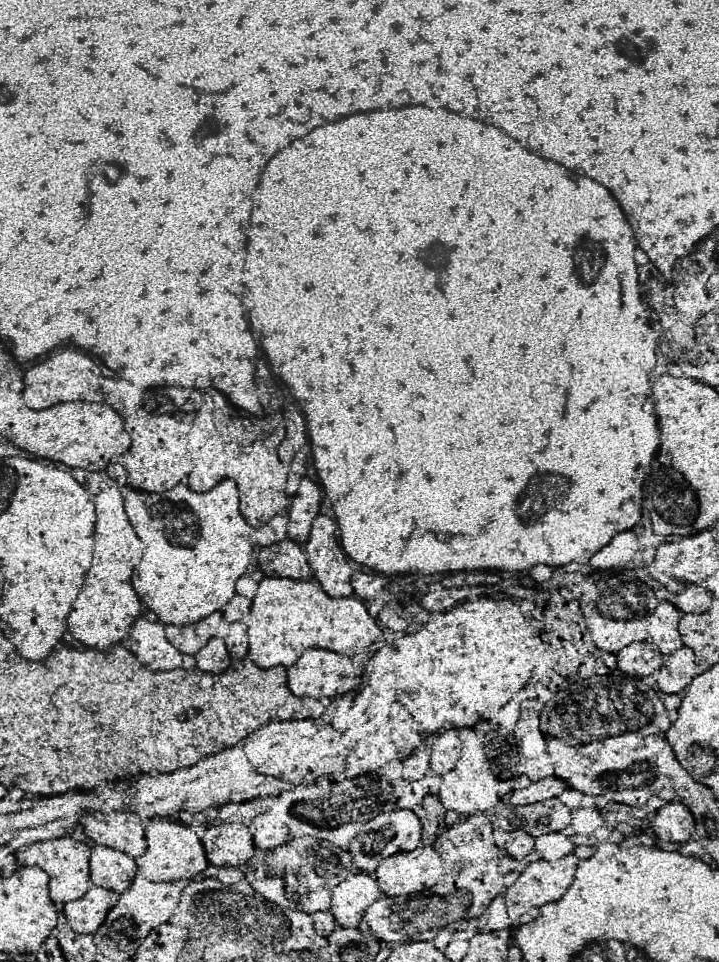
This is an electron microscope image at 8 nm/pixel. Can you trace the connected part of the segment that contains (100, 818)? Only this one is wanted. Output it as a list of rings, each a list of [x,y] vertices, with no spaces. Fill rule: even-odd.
[[[88,813],[80,819],[80,825],[84,835],[96,845],[128,853],[134,859],[140,857],[146,849],[142,825],[134,813]]]

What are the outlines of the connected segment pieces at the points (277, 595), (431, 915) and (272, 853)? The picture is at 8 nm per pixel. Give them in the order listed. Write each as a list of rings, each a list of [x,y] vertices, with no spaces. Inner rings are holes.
[[[312,575],[308,579],[264,577],[252,599],[252,607],[244,617],[244,625],[248,631],[248,657],[260,667],[294,665],[308,647],[352,657],[382,637],[382,629],[372,621],[362,599],[332,599]]]
[[[470,815],[460,823],[448,825],[438,833],[432,847],[444,865],[444,875],[432,889],[402,897],[380,897],[364,911],[364,923],[378,941],[410,943],[432,941],[438,933],[454,935],[462,919],[476,919],[496,895],[506,891],[504,879],[496,871],[500,851],[492,839],[490,821],[484,815]]]
[[[300,837],[284,843],[278,849],[266,851],[264,859],[252,861],[244,879],[248,885],[266,901],[280,905],[286,899],[288,911],[314,913],[330,907],[332,889],[344,879],[344,871],[352,869],[352,859],[348,851],[328,843],[326,839]],[[312,847],[314,847],[314,867],[312,867]]]

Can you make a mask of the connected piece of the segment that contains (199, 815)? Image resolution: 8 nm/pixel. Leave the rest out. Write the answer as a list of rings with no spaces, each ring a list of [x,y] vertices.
[[[206,809],[206,811],[180,811],[180,819],[186,825],[204,825],[216,817],[216,809]]]

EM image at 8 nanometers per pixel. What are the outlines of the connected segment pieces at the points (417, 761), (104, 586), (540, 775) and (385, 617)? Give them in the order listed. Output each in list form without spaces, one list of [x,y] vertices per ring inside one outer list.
[[[414,751],[402,761],[402,777],[408,781],[422,779],[426,771],[428,771],[428,755],[424,755],[422,751]]]
[[[106,488],[92,497],[92,503],[98,513],[94,525],[92,567],[84,577],[78,599],[69,608],[66,626],[85,647],[109,652],[139,616],[140,601],[132,587],[132,571],[142,559],[142,543],[126,523],[124,505],[117,491]]]
[[[542,753],[540,757],[532,759],[532,761],[524,761],[522,763],[522,773],[530,779],[530,781],[540,781],[552,775],[552,765],[550,765],[550,757],[546,753]]]
[[[382,611],[382,613],[380,613],[380,621],[382,621],[382,625],[384,625],[386,629],[390,629],[390,631],[406,631],[406,627],[408,627],[408,621],[406,621],[406,619],[396,617],[396,615],[388,613],[388,611]]]

